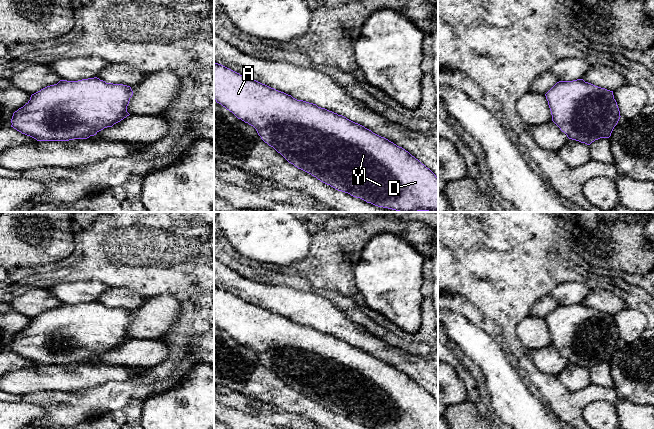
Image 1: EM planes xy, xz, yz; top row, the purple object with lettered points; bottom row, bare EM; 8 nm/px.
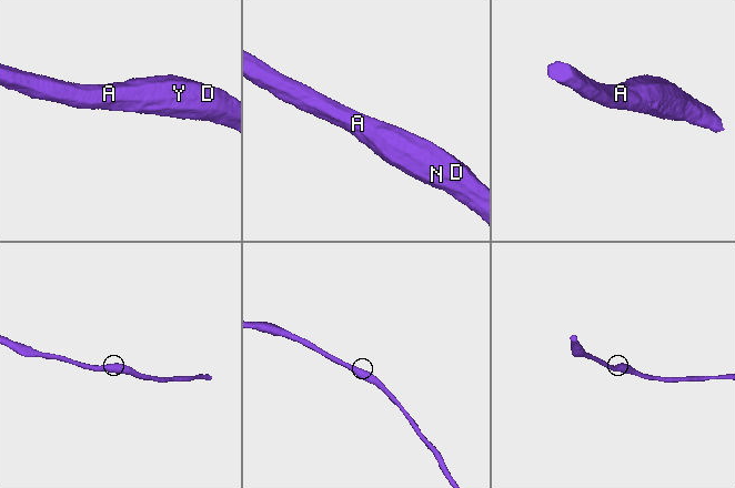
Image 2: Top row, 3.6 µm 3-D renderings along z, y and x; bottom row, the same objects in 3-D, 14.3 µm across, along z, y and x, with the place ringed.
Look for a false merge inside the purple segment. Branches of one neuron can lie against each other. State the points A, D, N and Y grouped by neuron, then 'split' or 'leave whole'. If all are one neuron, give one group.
groups A D N Y; leave whole

